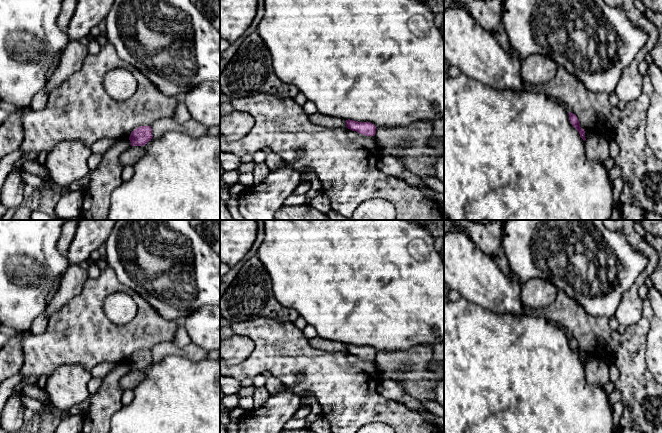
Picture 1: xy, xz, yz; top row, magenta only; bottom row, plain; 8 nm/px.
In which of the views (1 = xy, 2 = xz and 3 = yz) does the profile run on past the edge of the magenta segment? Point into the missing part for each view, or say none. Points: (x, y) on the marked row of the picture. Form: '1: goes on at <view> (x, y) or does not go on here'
1: does not go on here
2: does not go on here
3: does not go on here

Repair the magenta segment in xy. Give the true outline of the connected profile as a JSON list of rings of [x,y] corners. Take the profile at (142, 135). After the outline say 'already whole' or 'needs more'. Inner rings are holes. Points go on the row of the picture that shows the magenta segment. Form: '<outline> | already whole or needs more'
[[[140,126],[131,132],[131,146],[144,146],[153,138],[151,126]]] | already whole

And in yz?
[[[569,112],[569,120],[570,120],[572,126],[574,128],[576,128],[577,131],[579,132],[580,137],[585,141],[586,140],[586,138],[585,138],[585,131],[584,131],[584,129],[582,129],[580,127],[580,122],[579,122],[577,116],[575,114]]] | already whole

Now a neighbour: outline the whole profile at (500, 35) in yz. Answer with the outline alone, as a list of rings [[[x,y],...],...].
[[[501,24],[496,32],[493,34],[496,41],[499,43],[499,45],[508,53],[511,54],[515,50],[512,48],[512,46],[509,43],[509,39],[507,37],[507,33],[505,31],[504,26]]]

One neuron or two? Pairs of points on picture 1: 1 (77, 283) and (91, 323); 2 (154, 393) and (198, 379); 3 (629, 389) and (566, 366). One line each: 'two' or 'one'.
1: two
2: one
3: two

